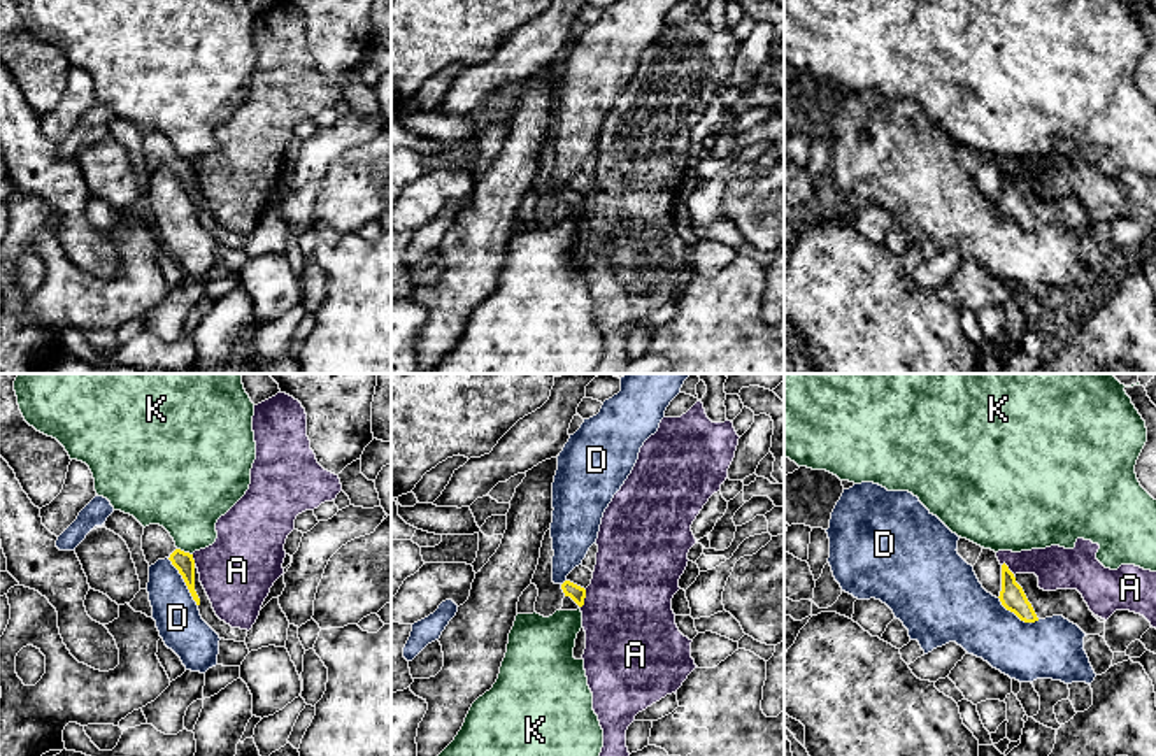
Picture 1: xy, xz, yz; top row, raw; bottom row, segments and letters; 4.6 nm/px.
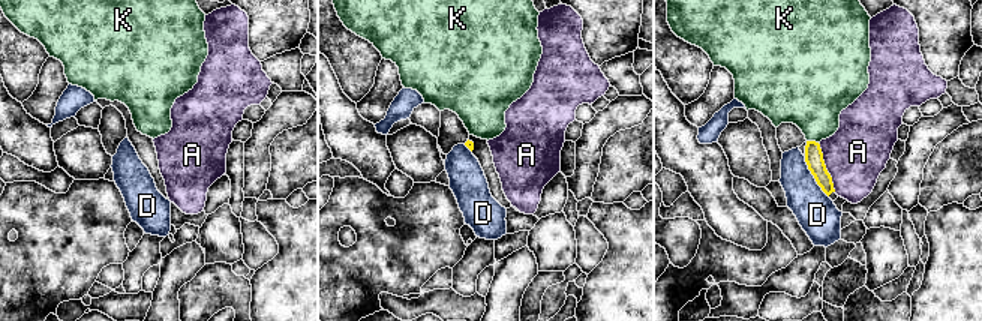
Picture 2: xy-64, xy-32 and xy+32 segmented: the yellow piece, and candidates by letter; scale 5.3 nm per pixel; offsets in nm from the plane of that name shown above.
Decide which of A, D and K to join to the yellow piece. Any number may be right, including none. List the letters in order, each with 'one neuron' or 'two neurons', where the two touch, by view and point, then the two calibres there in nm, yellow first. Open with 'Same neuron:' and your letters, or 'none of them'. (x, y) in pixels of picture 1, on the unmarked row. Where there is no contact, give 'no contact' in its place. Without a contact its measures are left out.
Same neuron: none of them
A: two neurons; meets yellow in xz at (585, 204); 70 nm thick on the yellow side, 420 nm on the other
D: two neurons; meets yellow in xy at (185, 188); 90 nm thick on the yellow side, 200 nm on the other
K: two neurons; meets yellow in xy at (183, 158); 90 nm thick on the yellow side, 360 nm on the other

